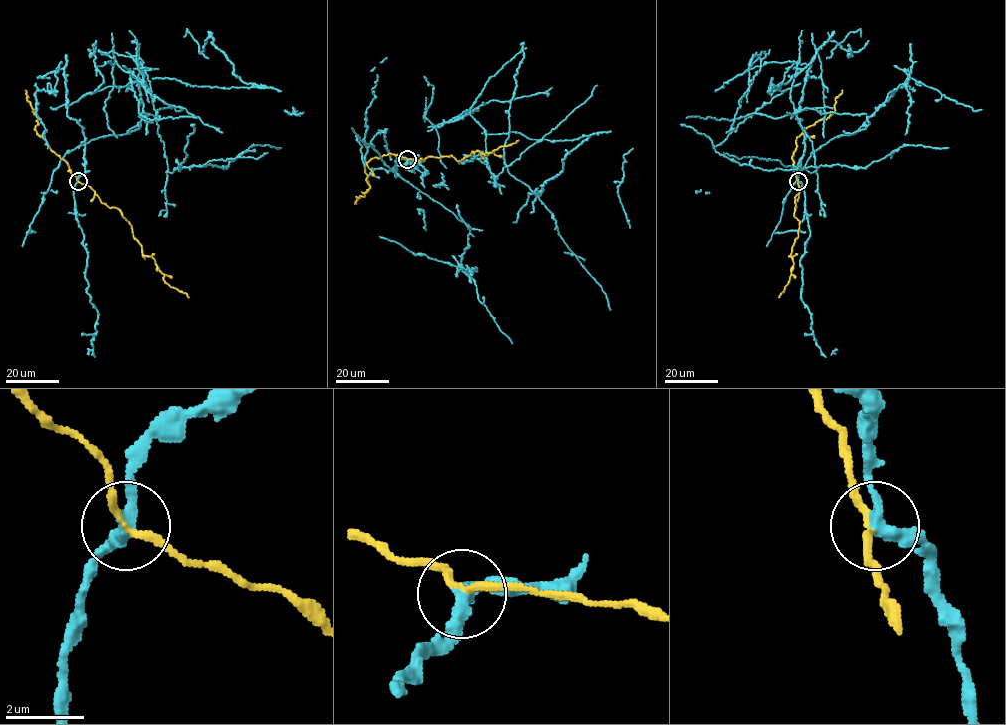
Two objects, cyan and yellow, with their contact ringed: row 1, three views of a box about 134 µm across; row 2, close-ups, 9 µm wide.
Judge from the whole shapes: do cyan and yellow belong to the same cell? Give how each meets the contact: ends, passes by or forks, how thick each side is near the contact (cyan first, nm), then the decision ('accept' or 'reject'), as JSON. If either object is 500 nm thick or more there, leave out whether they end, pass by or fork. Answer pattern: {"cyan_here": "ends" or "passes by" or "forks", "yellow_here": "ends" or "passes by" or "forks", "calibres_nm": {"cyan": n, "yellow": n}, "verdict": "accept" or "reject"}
{"cyan_here": "passes by", "yellow_here": "passes by", "calibres_nm": {"cyan": 320, "yellow": 180}, "verdict": "reject"}

